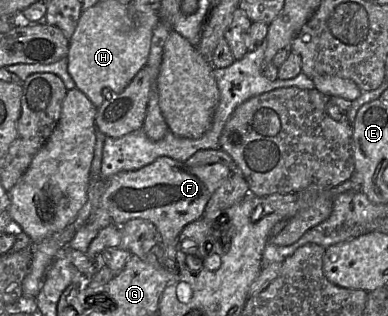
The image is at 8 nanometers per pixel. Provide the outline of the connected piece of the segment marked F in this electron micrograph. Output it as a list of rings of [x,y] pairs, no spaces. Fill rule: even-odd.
[[[161,156],[138,170],[119,172],[108,179],[106,189],[101,196],[102,205],[109,212],[114,224],[122,226],[131,219],[137,218],[148,220],[160,233],[162,243],[166,246],[174,246],[182,229],[203,216],[210,197],[231,173],[229,168],[223,164],[188,166],[185,162]]]

